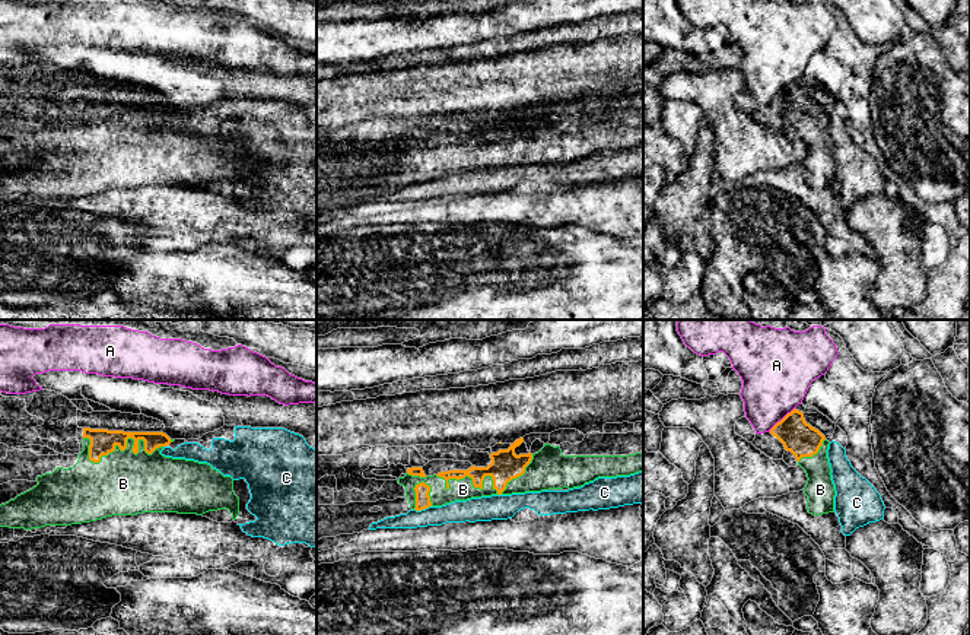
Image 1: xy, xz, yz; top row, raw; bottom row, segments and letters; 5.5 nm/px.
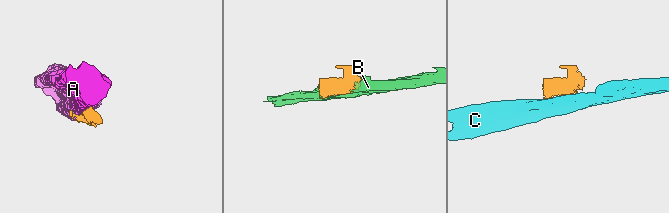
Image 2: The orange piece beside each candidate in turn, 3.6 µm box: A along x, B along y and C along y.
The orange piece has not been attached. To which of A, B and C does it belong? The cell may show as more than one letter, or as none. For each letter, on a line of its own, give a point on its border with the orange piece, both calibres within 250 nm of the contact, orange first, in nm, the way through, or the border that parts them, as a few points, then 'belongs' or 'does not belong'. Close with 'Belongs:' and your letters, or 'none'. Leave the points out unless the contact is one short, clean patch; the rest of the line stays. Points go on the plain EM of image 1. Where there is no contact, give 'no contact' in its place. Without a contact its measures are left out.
A: contact yz (784, 91); calibres 190 and 380 nm; does not belong
B: contact xy (126, 116); calibres 140 and 360 nm; belongs
C: contact xz (422, 181); calibres 80 and 130 nm; does not belong
Belongs: B

